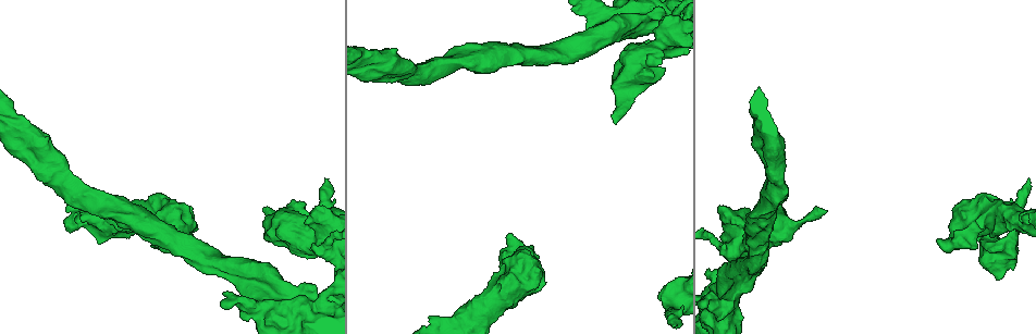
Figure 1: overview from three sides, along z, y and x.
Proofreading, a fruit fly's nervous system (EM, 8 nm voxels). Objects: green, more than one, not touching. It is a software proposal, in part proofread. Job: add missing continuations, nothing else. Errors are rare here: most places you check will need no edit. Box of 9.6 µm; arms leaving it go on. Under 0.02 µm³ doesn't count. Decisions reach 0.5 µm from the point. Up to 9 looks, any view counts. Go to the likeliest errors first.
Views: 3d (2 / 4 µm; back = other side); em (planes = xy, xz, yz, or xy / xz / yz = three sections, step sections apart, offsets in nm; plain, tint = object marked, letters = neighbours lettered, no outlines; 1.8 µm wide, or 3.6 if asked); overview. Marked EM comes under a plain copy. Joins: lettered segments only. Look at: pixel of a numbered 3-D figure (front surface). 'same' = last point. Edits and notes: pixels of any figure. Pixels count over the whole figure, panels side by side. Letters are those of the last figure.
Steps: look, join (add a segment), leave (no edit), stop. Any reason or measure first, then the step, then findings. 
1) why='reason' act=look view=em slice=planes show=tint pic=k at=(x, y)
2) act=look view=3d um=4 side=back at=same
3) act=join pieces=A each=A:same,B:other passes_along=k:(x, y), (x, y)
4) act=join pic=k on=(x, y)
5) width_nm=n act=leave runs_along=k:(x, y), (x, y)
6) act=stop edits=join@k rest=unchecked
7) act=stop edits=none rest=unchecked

why='stops while still wide' act=look view=em slice=planes show=letters pic=1 at=(155, 194)

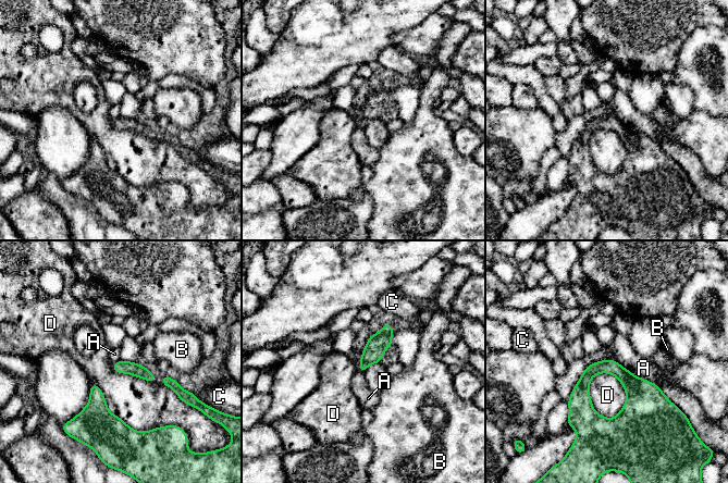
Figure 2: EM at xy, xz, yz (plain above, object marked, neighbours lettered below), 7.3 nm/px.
act=leave each=A:other,B:other,C:other,D:other runs_along=2:(115, 367), (133, 368), (151, 379) found='no lettered segment goes on from it'

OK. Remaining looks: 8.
why='four or more arms meet' act=look view=3d um=4 pic=1 at=(739, 242)

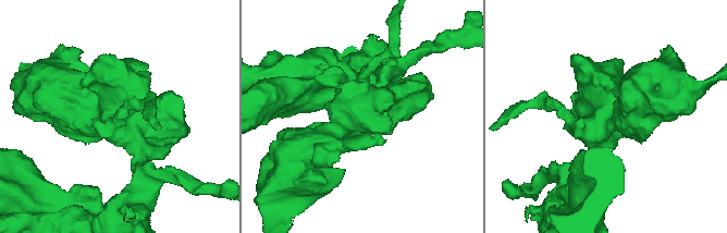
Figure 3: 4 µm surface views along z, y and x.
arms=4 act=look view=em um=3.6 slice=planes show=letters pic=3 at=(606, 116)

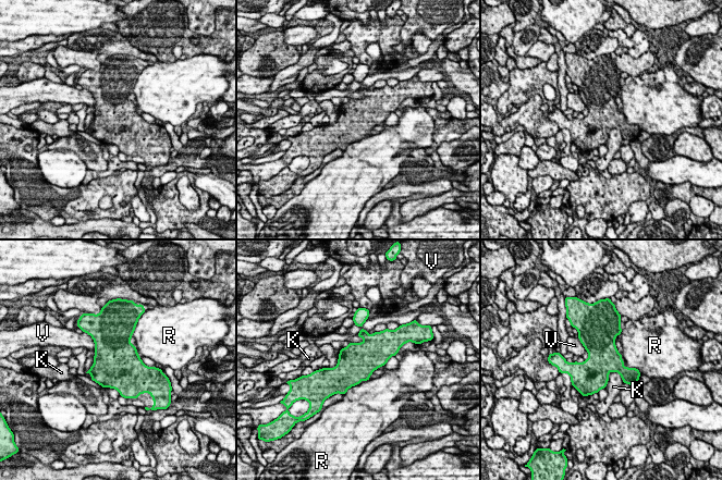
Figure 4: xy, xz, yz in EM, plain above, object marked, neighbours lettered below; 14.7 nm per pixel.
act=leave each=K:other,R:other,V:other border=4:(613, 371), (620, 374), (623, 382) found='none of them fits'

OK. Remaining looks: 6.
why='calibre changes' act=look view=3d um=4 pic=1 at=(300, 317)

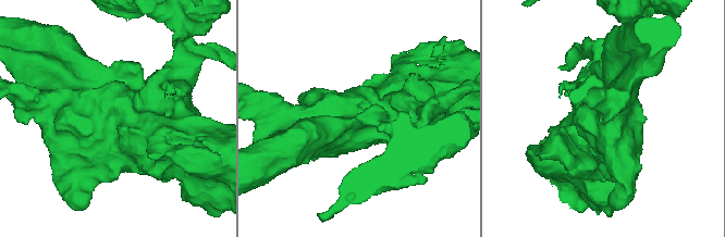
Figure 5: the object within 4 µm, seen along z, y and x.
why='now the EM' act=look view=em um=3.6 slice=xz step=16 show=tint pic=5 at=(120, 117)

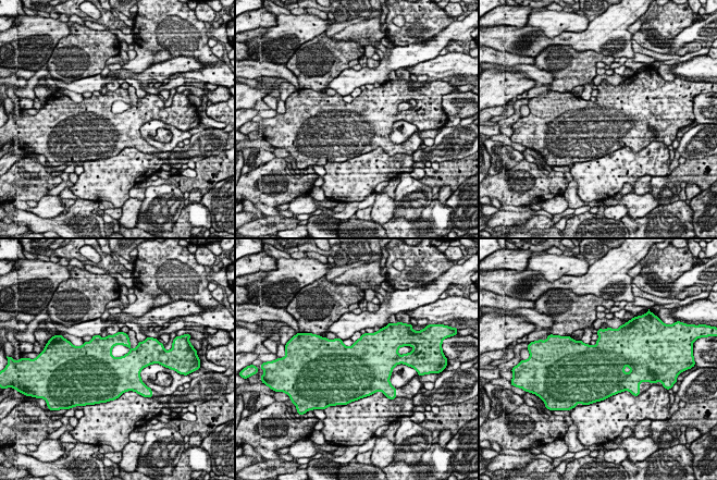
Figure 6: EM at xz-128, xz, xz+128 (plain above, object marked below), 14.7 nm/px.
act=look view=em um=3.6 slice=planes show=letters at=same

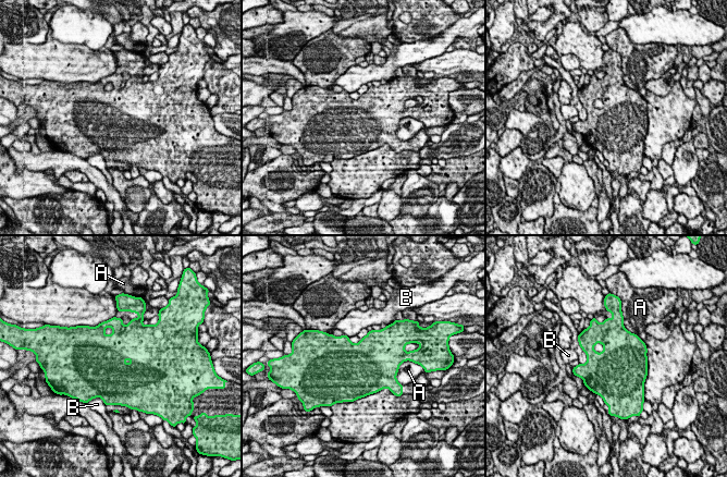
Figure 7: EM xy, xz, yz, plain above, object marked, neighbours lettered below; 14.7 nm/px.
longest_contact=A:280nm act=leave each=A:other,B:other border=7:(343, 333), (348, 338) found='no lettered segment goes on from it'

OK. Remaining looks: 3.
why='free end' act=look view=em slice=planes show=letters pic=1 at=(266, 210)

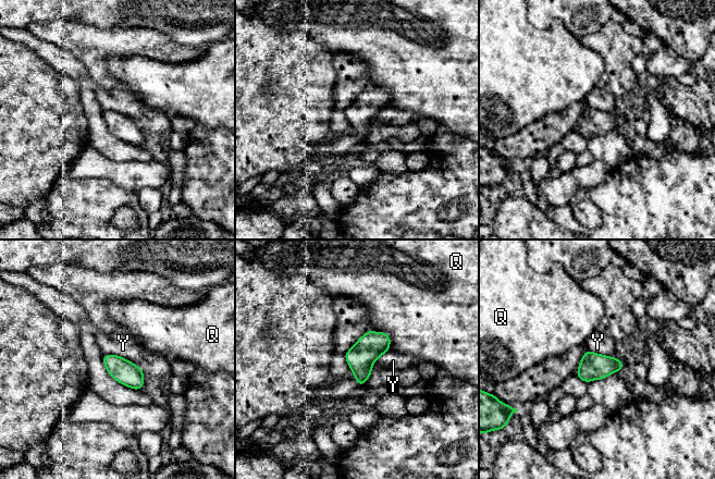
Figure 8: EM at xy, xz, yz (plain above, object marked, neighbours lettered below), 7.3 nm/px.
act=leave each=Q:other,Y:other border=8:(103, 354), (116, 354), (143, 369) found='no lettered segment goes on from it'

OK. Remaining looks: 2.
act=stop edits=none rest=unchecked

